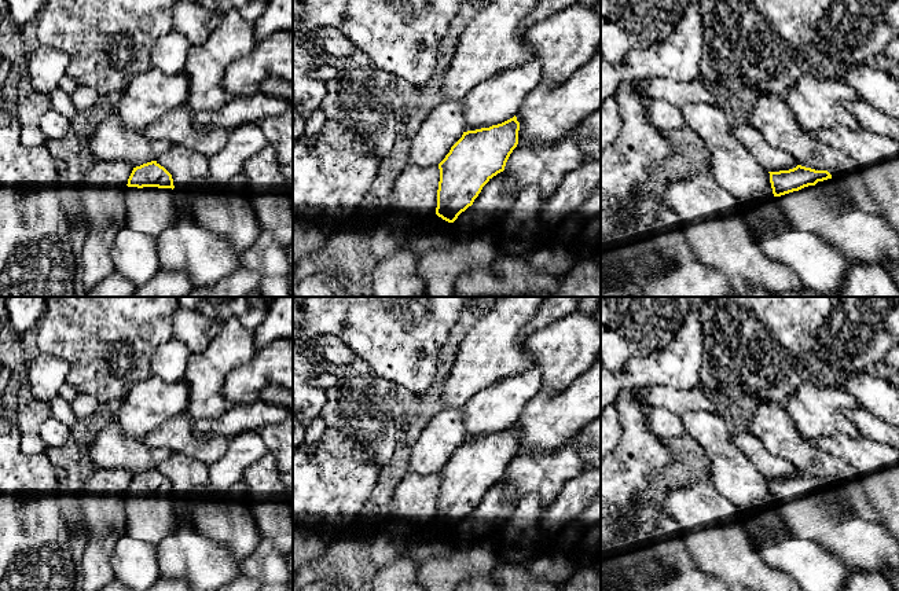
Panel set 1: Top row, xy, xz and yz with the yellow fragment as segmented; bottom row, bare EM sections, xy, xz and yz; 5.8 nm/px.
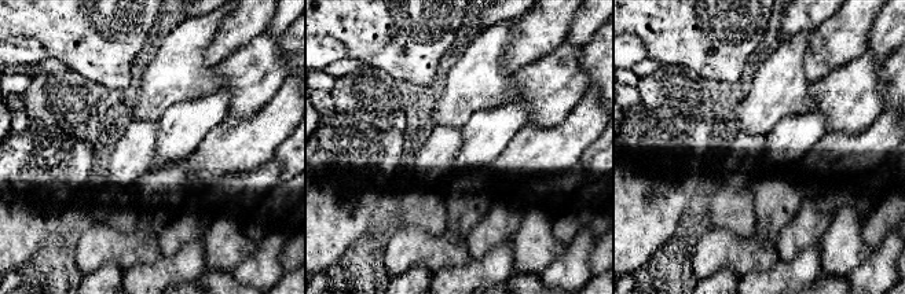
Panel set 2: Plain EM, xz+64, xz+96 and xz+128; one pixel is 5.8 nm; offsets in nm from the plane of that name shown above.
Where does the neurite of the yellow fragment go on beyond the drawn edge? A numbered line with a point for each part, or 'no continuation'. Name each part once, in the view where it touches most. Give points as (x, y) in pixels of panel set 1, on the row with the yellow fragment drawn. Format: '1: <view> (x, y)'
1: yz (819, 209)

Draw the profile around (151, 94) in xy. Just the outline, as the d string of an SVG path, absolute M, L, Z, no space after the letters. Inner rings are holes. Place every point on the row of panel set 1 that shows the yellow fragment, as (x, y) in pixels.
M151 67L132 80L114 111L126 129L142 132L168 111L184 104L188 91L184 71L164 74Z

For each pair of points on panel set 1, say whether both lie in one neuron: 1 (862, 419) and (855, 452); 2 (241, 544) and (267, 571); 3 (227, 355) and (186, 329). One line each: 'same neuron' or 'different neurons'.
1: different neurons
2: different neurons
3: different neurons

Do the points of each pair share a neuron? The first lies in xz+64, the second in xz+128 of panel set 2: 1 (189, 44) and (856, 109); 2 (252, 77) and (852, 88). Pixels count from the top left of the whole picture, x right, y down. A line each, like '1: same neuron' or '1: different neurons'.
1: different neurons
2: same neuron

